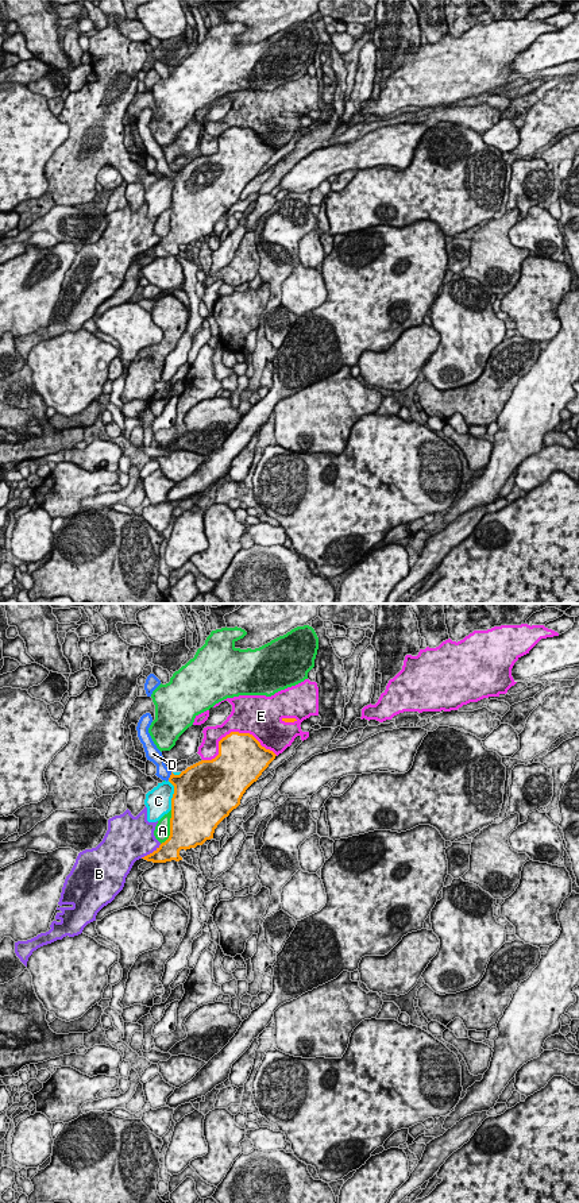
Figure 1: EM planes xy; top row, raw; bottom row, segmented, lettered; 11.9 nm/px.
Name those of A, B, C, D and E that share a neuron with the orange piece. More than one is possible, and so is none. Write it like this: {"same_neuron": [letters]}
{"same_neuron": ["D"]}

